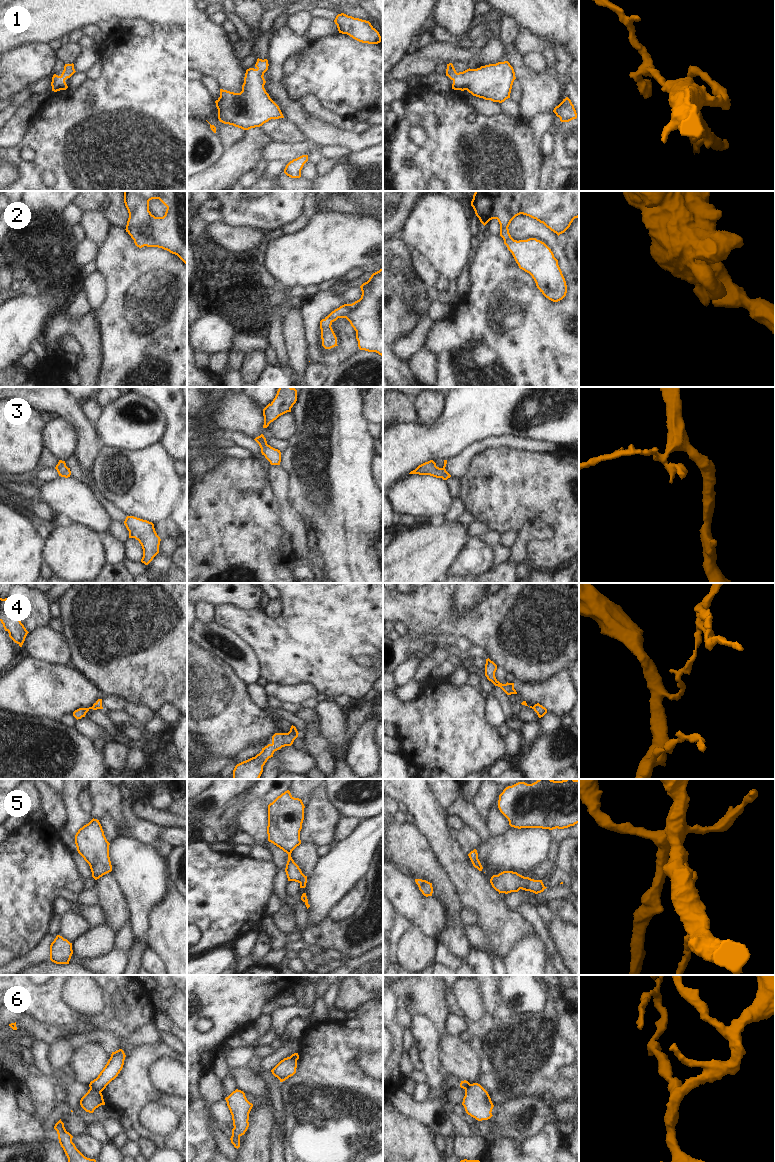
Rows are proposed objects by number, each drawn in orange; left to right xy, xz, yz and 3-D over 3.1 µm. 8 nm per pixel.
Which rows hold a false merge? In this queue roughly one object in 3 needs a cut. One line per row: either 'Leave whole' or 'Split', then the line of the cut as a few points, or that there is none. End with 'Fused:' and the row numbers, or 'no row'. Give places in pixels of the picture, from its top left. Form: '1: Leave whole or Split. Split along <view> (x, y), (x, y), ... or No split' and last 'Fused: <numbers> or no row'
1: Leave whole. No split
2: Leave whole. No split
3: Leave whole. No split
4: Leave whole. No split
5: Leave whole. No split
6: Split. Split along xy (90, 1087), (100, 1092)
Fused: 6

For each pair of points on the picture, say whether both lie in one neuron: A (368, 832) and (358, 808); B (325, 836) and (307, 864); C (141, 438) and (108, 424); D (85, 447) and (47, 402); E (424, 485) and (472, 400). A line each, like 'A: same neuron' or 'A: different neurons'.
A: different neurons
B: different neurons
C: same neuron
D: same neuron
E: different neurons

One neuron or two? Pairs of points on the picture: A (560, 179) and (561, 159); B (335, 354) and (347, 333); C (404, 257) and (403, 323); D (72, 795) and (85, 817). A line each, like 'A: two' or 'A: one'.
A: two
B: one
C: one
D: one

